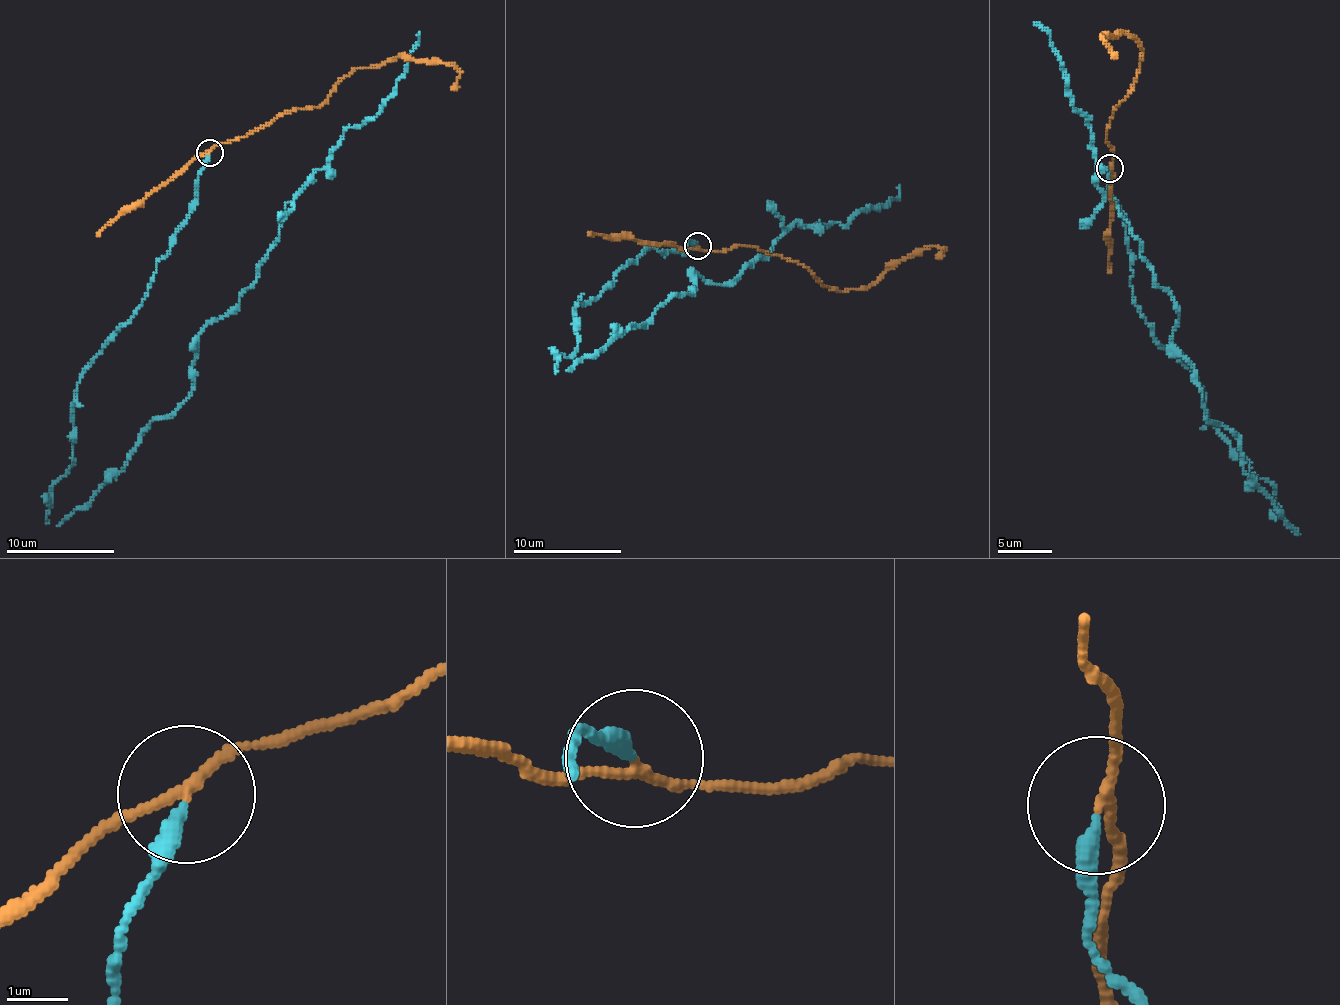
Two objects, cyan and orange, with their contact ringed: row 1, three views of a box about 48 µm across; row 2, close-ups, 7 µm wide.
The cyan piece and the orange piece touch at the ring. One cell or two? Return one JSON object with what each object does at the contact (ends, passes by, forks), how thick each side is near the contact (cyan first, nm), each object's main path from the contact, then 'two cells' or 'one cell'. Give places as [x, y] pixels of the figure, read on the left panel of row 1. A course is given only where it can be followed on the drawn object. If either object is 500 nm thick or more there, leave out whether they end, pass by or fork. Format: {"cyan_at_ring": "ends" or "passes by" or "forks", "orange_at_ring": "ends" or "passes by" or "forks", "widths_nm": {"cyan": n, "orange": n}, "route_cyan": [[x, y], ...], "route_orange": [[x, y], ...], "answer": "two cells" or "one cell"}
{"cyan_at_ring": "ends", "orange_at_ring": "passes by", "widths_nm": {"cyan": 280, "orange": 150}, "route_cyan": [[209, 153], [148, 292], [77, 385], [49, 523], [192, 389], [195, 339], [419, 32]], "route_orange": [[209, 153], [285, 113], [312, 109], [357, 68], [379, 68], [405, 56], [455, 68], [460, 77], [454, 90]], "answer": "two cells"}

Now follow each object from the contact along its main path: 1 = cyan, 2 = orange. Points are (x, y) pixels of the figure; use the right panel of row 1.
1: (1110, 169), (1140, 314), (1297, 534), (1204, 413), (1175, 345), (1179, 309), (1095, 179), (1089, 119), (1034, 22)
2: (1110, 169), (1114, 150), (1107, 127), (1140, 69), (1143, 50), (1136, 39), (1105, 34), (1101, 39), (1117, 58)

